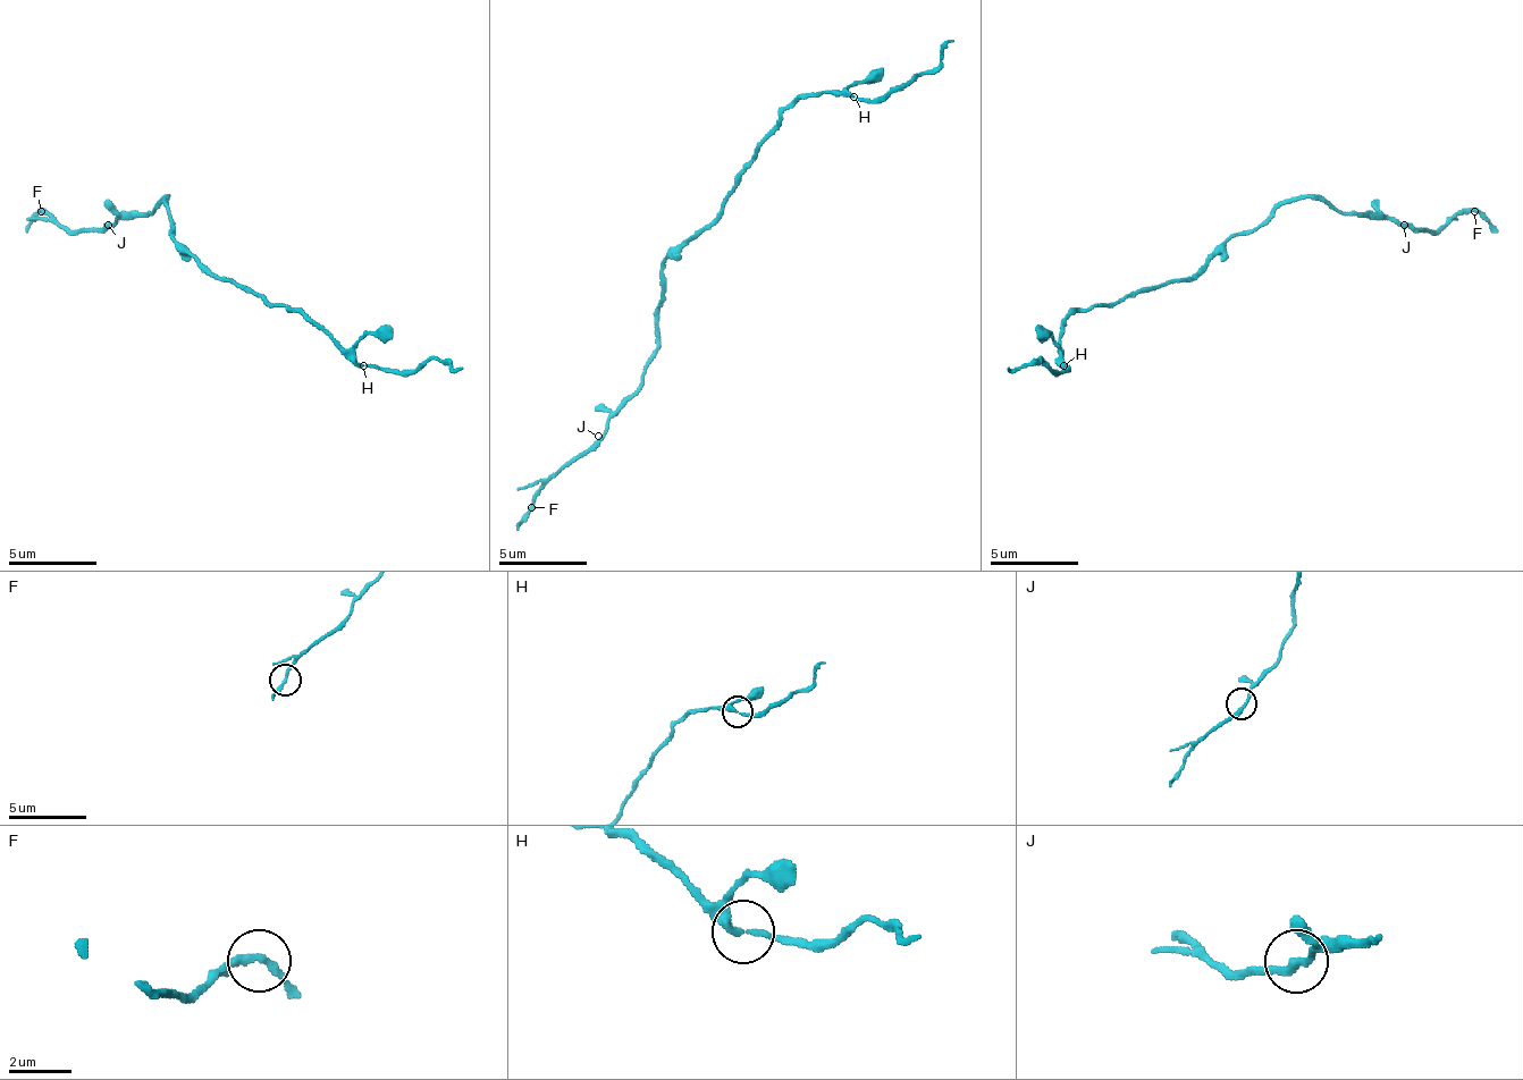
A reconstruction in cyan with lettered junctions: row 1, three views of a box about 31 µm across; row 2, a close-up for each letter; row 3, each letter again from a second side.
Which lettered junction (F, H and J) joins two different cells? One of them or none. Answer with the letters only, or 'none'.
none

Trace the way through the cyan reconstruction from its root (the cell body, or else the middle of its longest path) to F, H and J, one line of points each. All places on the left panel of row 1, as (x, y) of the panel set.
F: (204, 269), (174, 238), (165, 197), (152, 211), (125, 211), (99, 229), (67, 229), (50, 211), (41, 211)
H: (204, 269), (218, 273), (227, 283), (253, 290), (267, 304), (280, 304), (306, 313), (364, 366)
J: (204, 269), (174, 238), (174, 220), (165, 197), (152, 211), (125, 211), (108, 225)

